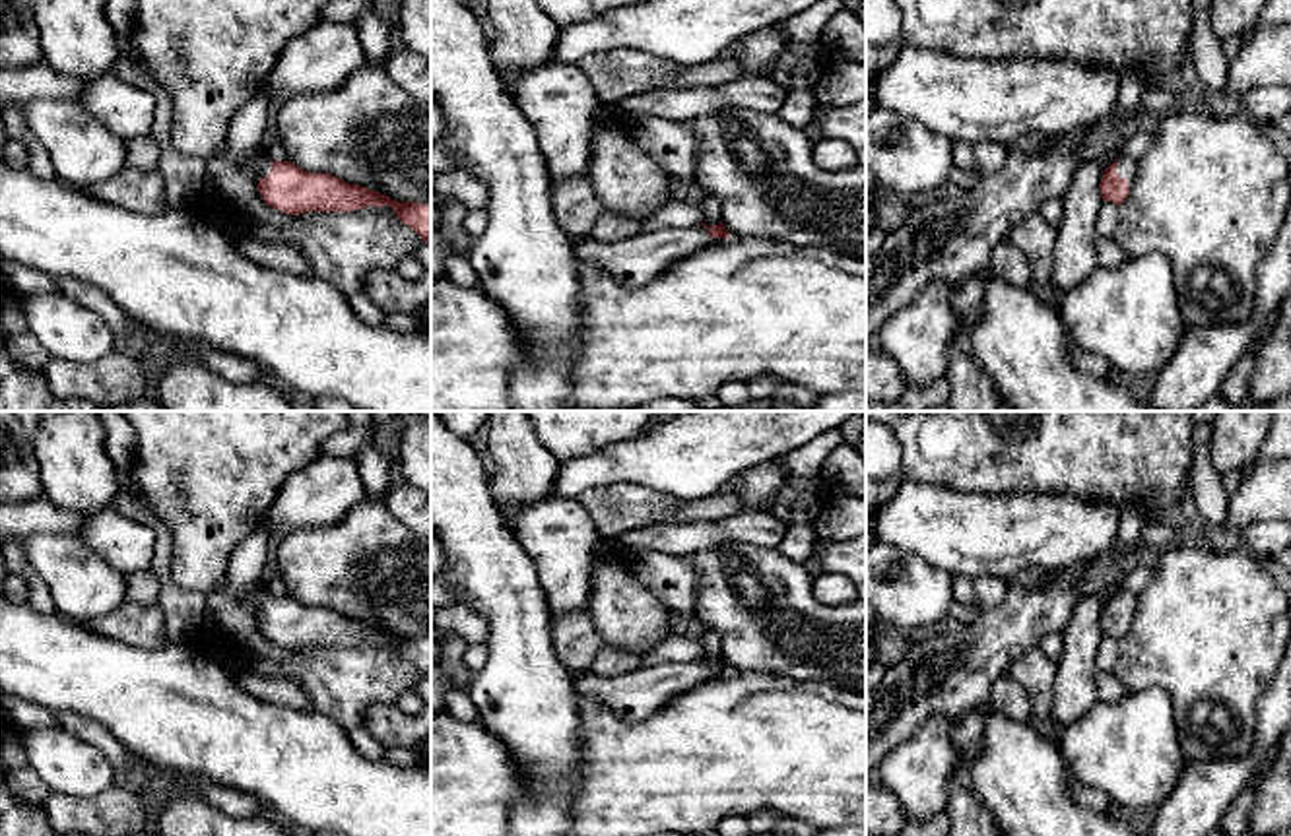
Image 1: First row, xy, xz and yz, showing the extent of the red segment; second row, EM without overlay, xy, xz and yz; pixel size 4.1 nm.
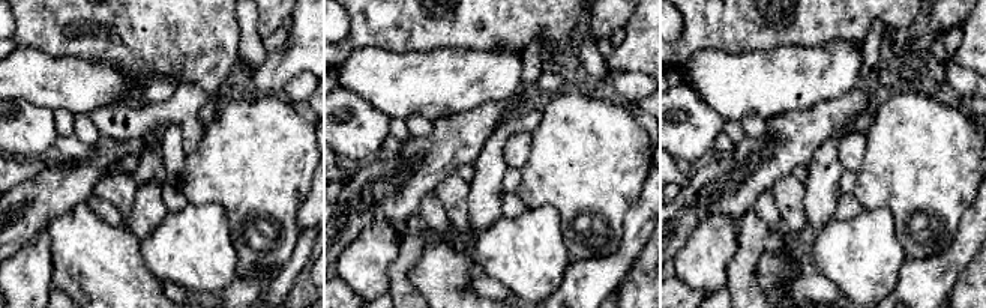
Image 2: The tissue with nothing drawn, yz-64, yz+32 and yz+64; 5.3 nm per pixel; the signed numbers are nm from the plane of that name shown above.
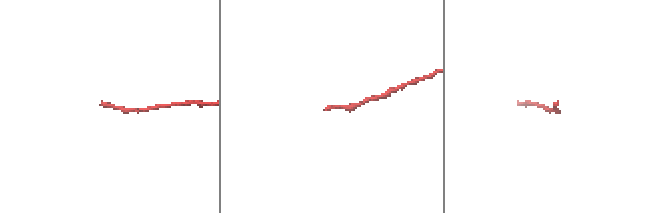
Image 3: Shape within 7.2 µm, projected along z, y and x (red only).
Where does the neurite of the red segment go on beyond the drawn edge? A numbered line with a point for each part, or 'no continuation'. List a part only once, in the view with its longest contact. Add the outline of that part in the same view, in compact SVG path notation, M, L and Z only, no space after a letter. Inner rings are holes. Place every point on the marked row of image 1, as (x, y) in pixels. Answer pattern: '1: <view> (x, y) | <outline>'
1: yz (1126, 167) | M1118 157L1116 159L1116 175L1128 180L1128 188L1132 190L1136 182L1138 161L1132 157Z

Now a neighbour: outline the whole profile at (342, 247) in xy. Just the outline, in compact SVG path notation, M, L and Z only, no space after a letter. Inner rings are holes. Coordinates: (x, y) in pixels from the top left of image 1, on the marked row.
M202 190L194 209L200 219L219 227L229 239L256 239L289 244L311 273L326 279L346 297L363 291L377 270L396 270L414 256L423 239L404 225L392 208L369 206L355 211L305 211L289 215L289 227L260 227L247 211Z

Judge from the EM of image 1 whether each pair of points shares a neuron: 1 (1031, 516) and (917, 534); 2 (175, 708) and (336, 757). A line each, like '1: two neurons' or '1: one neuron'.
1: one neuron
2: one neuron

